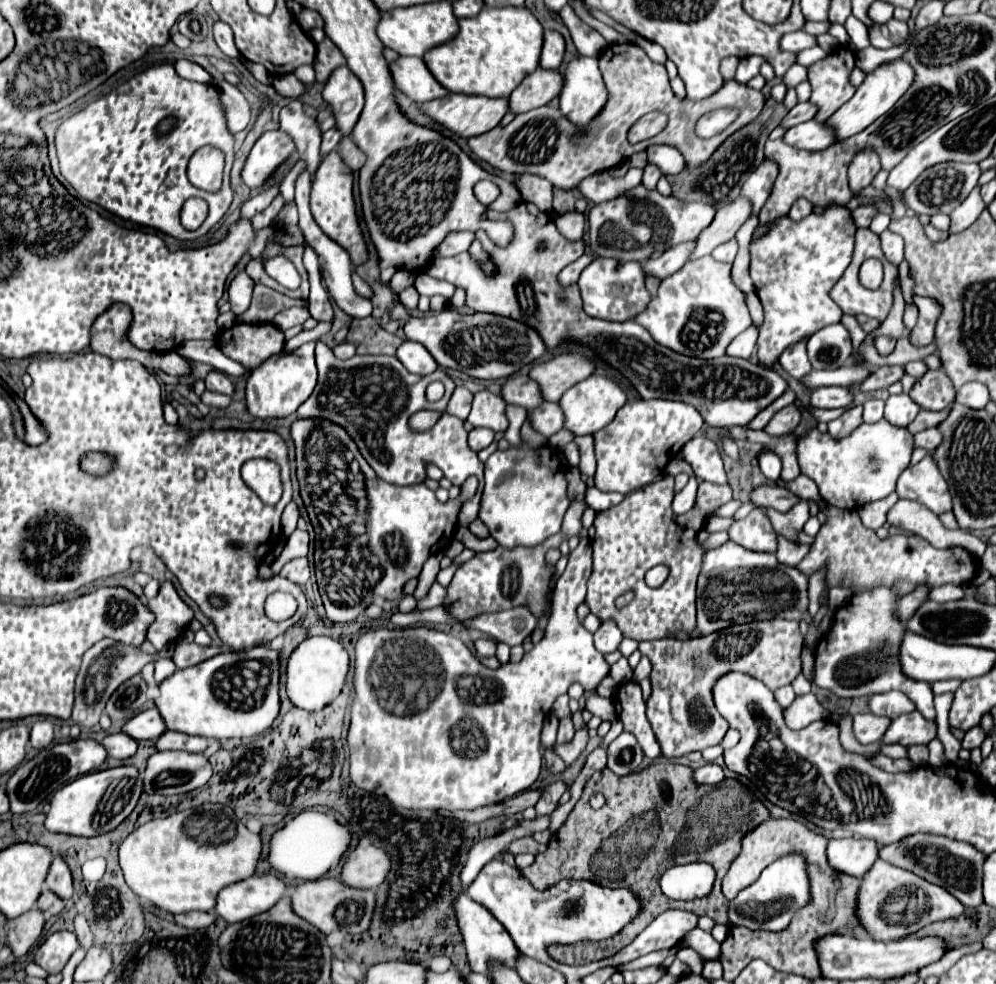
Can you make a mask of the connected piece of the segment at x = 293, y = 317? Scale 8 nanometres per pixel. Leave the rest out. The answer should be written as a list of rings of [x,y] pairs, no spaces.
[[[290,307],[290,309],[284,309],[284,311],[278,313],[272,323],[280,328],[282,331],[294,327],[294,325],[302,325],[306,319],[310,317],[310,311],[306,307]]]

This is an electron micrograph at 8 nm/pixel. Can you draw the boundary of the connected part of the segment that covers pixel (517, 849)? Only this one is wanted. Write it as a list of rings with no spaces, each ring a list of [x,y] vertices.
[[[522,837],[522,839],[516,839],[514,843],[510,843],[508,851],[514,853],[514,855],[518,855],[518,853],[534,853],[534,855],[538,855],[538,853],[546,851],[546,845],[536,843],[532,837]]]

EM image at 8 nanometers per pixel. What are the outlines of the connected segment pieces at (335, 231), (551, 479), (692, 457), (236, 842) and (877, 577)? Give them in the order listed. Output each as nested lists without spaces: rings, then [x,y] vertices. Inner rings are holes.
[[[330,151],[320,161],[320,167],[312,179],[310,209],[312,209],[312,215],[314,215],[316,223],[320,225],[320,229],[350,253],[350,259],[354,265],[360,265],[368,259],[362,231],[360,231],[358,217],[356,217],[354,197],[352,197],[352,171],[344,165],[344,161],[340,159],[340,155],[336,151]]]
[[[528,443],[494,451],[484,465],[486,485],[482,491],[480,519],[498,545],[506,549],[536,547],[560,531],[562,517],[570,505],[566,467],[554,447],[532,449]]]
[[[694,437],[686,447],[682,447],[682,459],[690,463],[694,475],[702,481],[712,481],[716,485],[722,483],[722,455],[716,441],[706,437]]]
[[[222,803],[186,809],[164,819],[148,821],[146,825],[130,833],[126,841],[120,845],[120,867],[130,889],[136,895],[152,901],[160,909],[166,909],[174,915],[186,911],[214,911],[218,891],[230,883],[238,883],[246,877],[252,877],[262,853],[260,835],[250,833],[246,825],[234,815],[234,811],[230,815],[226,811],[228,807]]]
[[[822,499],[818,501],[818,507],[820,511],[824,511],[826,523],[820,527],[816,541],[810,547],[810,553],[798,563],[798,569],[810,577],[816,569],[828,567],[826,583],[832,587],[844,583],[852,591],[856,591],[878,583],[892,587],[894,583],[898,593],[906,595],[918,585],[960,585],[962,581],[970,581],[978,569],[978,559],[966,549],[954,547],[942,551],[916,535],[892,535],[886,541],[880,541],[872,529],[866,529],[862,525],[856,511],[842,511],[838,507],[830,507]]]

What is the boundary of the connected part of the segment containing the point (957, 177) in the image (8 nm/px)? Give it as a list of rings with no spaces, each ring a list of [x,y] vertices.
[[[940,163],[930,167],[928,171],[924,171],[912,185],[910,189],[906,189],[902,193],[902,197],[906,199],[906,207],[918,215],[936,215],[936,213],[946,213],[950,215],[960,203],[962,203],[962,185],[964,185],[964,199],[968,197],[968,193],[976,187],[978,177],[980,177],[980,167],[976,163]]]

